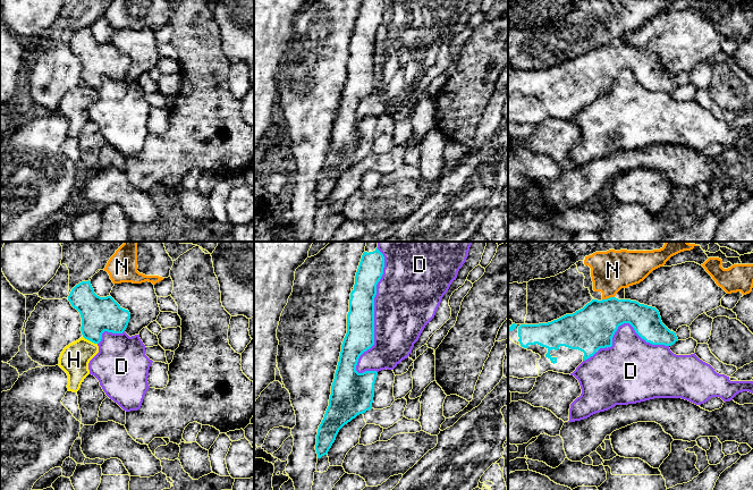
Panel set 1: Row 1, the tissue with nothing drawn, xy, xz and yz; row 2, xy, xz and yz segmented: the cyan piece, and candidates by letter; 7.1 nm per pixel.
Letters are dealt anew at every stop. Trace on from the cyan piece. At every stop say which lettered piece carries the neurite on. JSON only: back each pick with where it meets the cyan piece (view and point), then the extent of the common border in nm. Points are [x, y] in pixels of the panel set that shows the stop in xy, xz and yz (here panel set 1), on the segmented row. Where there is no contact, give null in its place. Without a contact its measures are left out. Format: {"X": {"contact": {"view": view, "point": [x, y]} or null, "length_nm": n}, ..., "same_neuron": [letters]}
{"same_neuron": []}

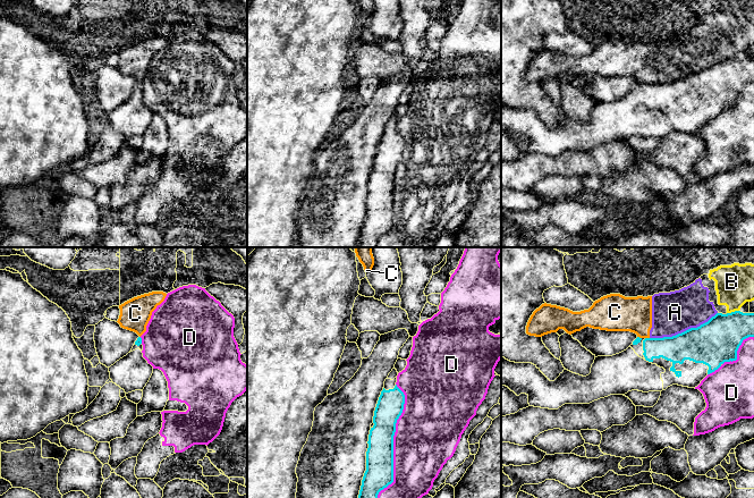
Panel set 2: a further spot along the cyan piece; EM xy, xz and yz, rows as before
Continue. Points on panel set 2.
{"same_neuron": []}

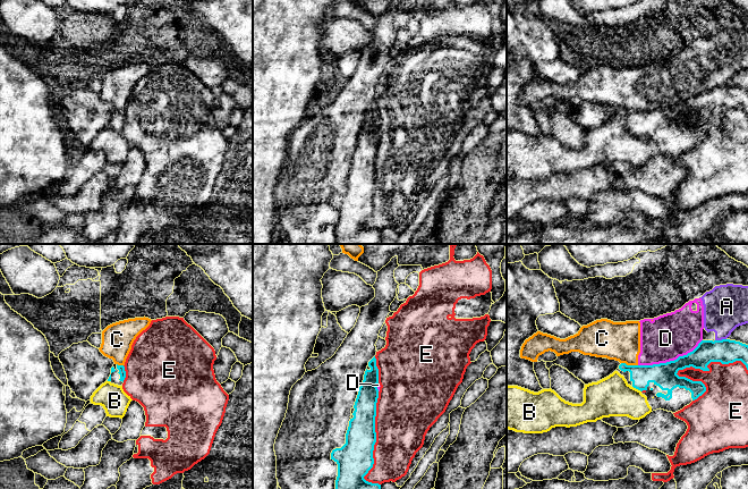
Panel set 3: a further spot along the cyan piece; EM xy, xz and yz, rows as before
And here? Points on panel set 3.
{"B": {"contact": {"view": "yz", "point": [637, 388]}, "length_nm": 80}, "same_neuron": ["B"]}

